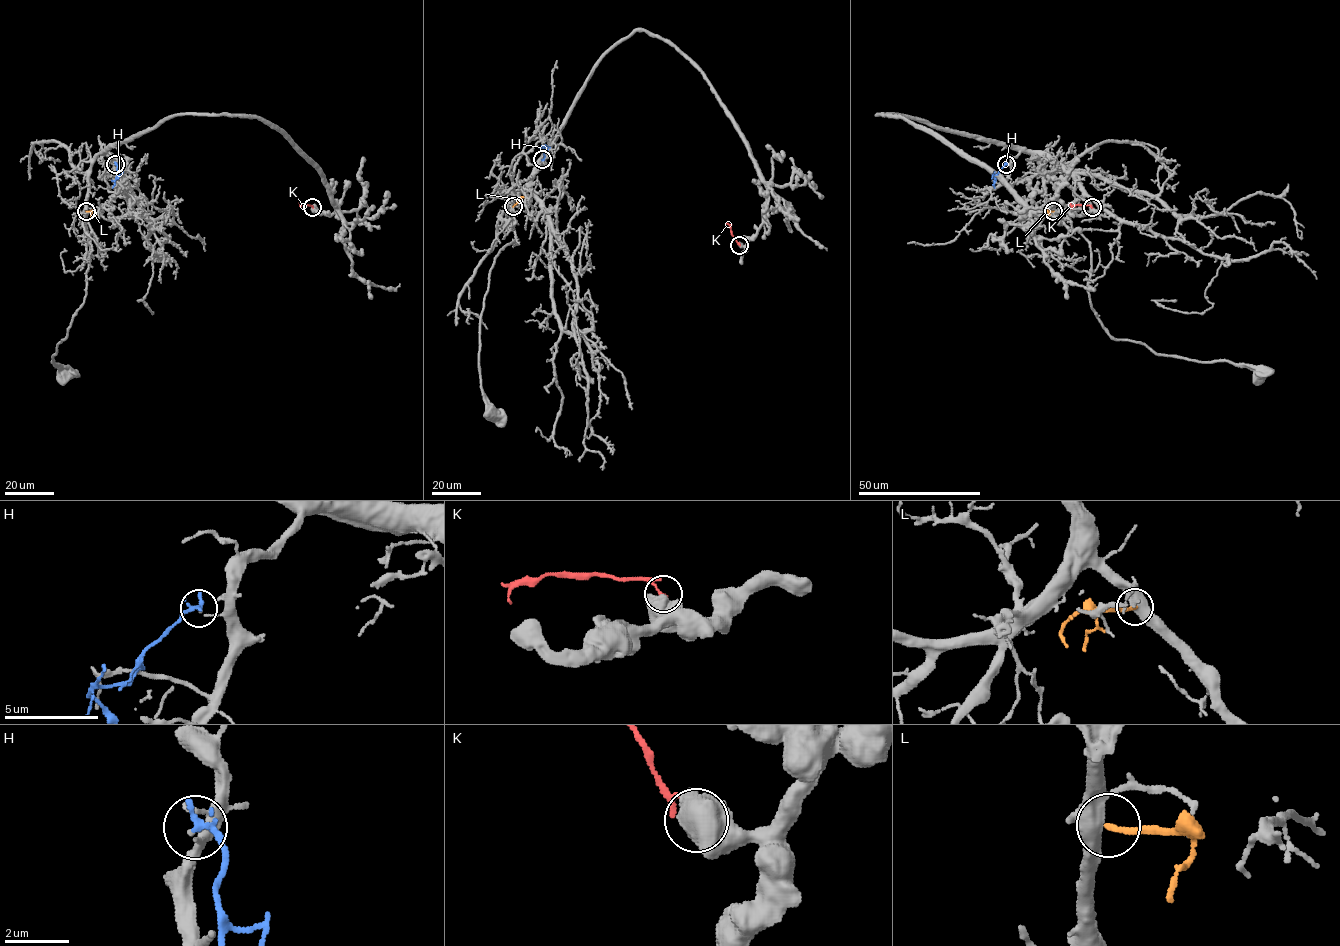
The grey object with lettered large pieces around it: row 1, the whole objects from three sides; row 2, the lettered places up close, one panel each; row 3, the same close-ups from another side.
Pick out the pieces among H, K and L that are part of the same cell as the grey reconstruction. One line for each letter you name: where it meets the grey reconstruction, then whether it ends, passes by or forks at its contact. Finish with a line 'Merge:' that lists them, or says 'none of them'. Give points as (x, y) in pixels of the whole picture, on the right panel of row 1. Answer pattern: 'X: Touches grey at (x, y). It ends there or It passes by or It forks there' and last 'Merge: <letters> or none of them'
Merge: none of them

